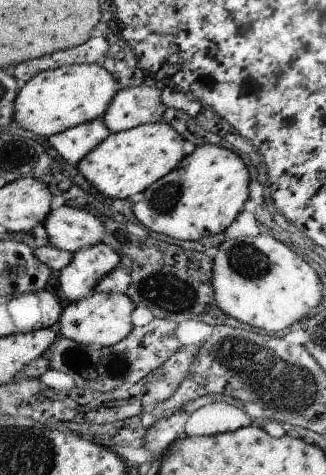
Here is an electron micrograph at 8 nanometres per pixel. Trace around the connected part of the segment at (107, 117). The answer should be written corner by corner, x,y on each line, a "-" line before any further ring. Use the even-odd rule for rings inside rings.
155,84
117,90
101,118
113,134
133,130
141,124
161,122
165,106
159,96
161,90
155,90

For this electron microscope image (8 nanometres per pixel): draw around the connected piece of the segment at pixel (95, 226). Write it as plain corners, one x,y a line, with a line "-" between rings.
59,206
49,212
43,222
51,246
65,252
81,252
103,240
103,226
87,210

